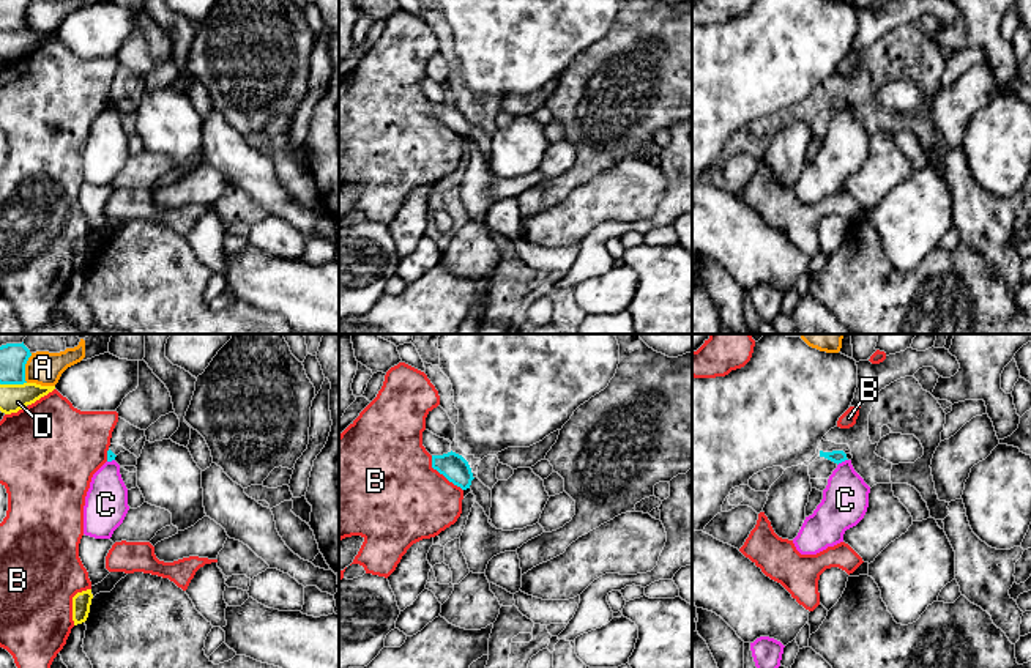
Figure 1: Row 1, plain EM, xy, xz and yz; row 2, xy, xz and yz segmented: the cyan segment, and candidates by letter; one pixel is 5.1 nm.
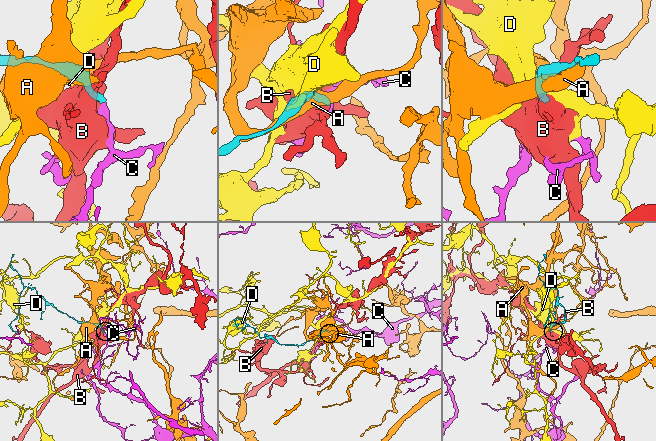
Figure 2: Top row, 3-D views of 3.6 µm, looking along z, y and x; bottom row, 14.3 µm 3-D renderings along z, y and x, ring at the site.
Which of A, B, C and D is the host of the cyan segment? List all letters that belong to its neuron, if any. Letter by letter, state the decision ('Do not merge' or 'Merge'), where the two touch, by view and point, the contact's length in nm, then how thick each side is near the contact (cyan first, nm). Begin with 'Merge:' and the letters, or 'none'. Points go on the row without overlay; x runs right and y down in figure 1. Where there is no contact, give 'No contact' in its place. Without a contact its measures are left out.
Merge: none
A: Do not merge. Touches cyan at xy (24, 14). Shared border 160 nm. Thickness 130 nm (cyan) against 170 nm
B: Do not merge. Touches cyan at xz (442, 120). Shared border 240 nm. Thickness 140 nm (cyan) against 460 nm
C: Do not merge. Touches cyan at yz (842, 107). Shared border 70 nm. Thickness 70 nm (cyan) against 240 nm
D: Do not merge. Touches cyan at xy (13, 30). Shared border 140 nm. Thickness 130 nm (cyan) against 140 nm

